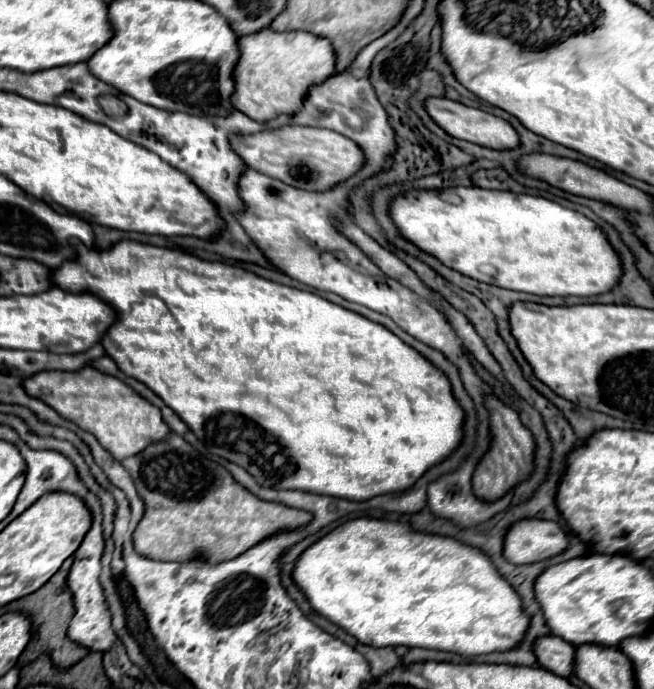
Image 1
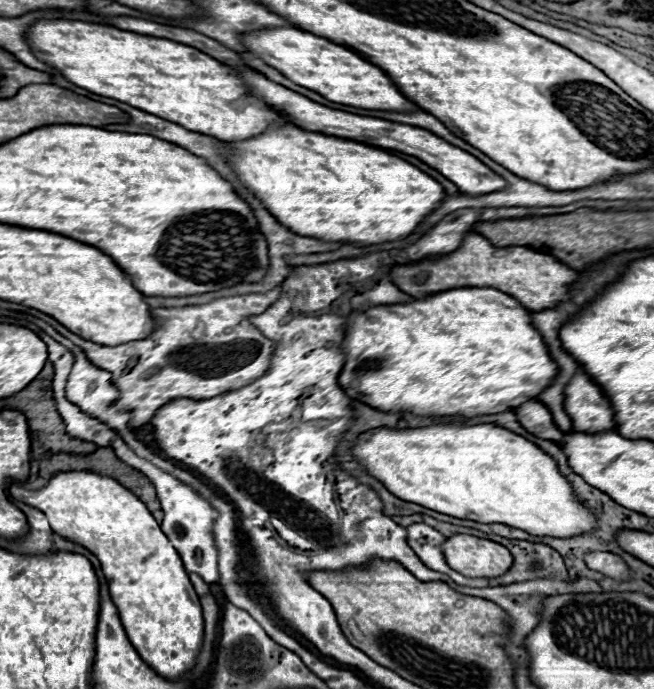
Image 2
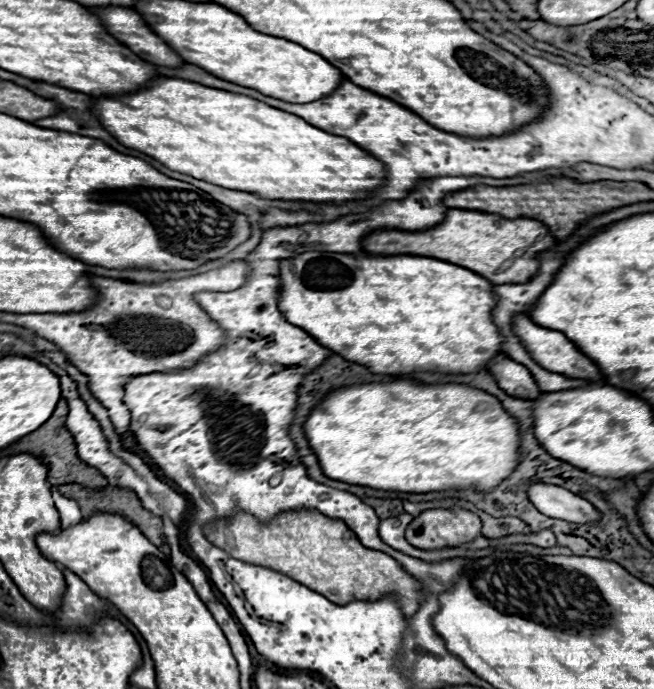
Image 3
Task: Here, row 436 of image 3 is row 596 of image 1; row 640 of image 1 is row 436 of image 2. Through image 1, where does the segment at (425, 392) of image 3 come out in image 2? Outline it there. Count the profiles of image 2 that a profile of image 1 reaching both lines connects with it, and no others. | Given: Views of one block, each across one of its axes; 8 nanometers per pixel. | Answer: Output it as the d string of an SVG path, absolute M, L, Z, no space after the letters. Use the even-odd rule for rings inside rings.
M434 424L416 430L374 428L358 436L354 458L406 502L482 524L506 524L532 536L574 538L596 530L596 514L576 498L558 464L526 438L494 426Z

